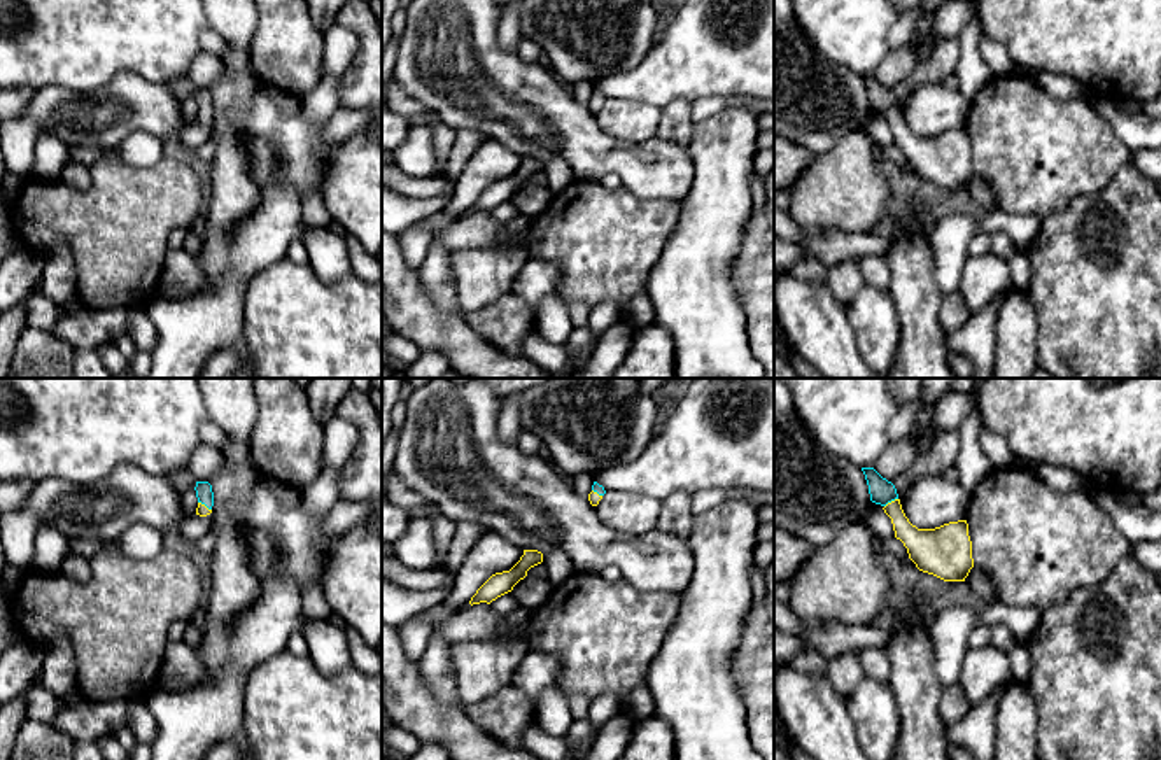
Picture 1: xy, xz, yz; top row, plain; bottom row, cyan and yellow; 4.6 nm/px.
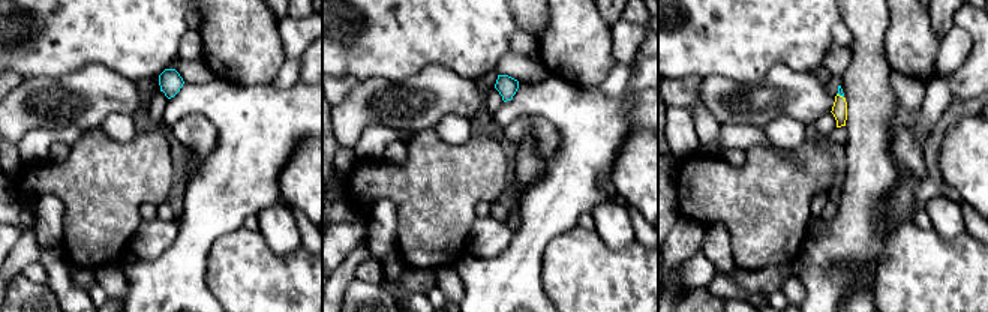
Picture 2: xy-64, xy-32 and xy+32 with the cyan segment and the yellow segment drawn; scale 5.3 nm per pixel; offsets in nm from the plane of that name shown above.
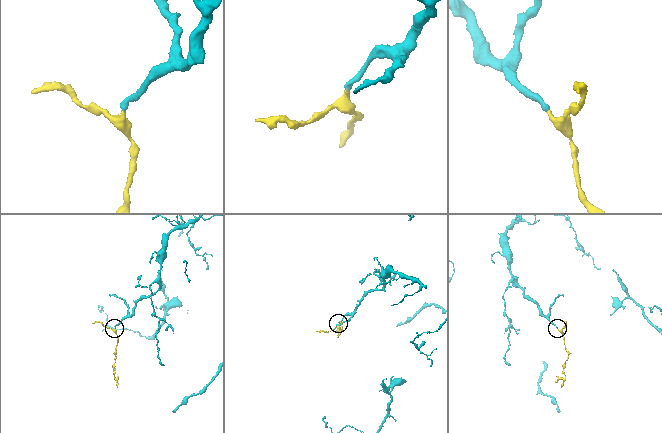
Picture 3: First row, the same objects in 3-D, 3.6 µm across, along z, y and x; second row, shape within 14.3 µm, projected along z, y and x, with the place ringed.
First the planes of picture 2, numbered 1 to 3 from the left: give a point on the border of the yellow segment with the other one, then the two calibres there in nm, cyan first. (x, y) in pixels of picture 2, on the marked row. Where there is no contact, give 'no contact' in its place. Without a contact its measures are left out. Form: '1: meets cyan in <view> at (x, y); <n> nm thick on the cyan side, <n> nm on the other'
1: no contact
2: no contact
3: meets cyan in xy+32 at (840, 95); 30 nm thick on the cyan side, 80 nm on the other

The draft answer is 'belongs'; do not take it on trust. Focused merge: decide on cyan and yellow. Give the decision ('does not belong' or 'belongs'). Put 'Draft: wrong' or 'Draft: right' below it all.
belongs
Draft: right

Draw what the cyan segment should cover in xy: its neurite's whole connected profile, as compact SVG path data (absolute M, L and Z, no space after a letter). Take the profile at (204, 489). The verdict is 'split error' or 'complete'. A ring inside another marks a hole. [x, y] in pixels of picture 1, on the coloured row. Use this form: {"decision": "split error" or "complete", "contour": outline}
{"decision": "split error", "contour": "M196 482L194 490L198 497L196 515L200 517L210 515L214 506L212 485L208 482Z"}

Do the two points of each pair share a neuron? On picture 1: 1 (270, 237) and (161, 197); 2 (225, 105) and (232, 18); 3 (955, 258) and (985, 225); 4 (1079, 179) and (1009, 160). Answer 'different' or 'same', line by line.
1: different
2: same
3: same
4: same

